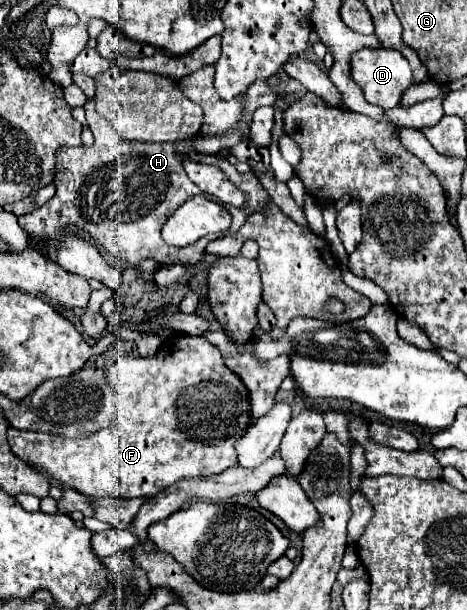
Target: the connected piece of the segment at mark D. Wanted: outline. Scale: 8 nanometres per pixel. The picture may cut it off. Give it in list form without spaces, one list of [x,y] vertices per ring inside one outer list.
[[[364,48],[364,50],[358,50],[356,54],[352,54],[350,66],[352,66],[352,78],[364,90],[364,96],[368,98],[368,102],[382,106],[386,110],[396,108],[400,104],[404,92],[416,84],[408,60],[398,50]]]

